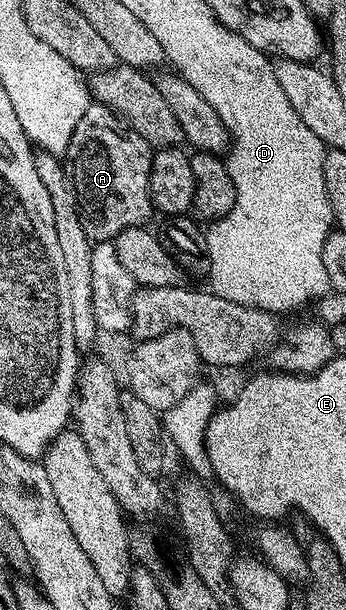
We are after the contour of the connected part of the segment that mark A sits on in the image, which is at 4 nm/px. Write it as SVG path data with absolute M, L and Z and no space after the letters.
M91 103L84 111L84 119L80 119L80 123L76 123L76 131L72 131L72 143L68 143L64 154L65 164L68 166L68 176L70 184L74 187L74 197L78 200L78 218L84 226L84 231L91 239L91 242L97 243L100 241L113 241L116 235L120 235L120 231L124 231L128 227L136 227L137 225L145 226L146 220L152 214L152 206L150 203L150 159L152 150L148 142L135 131L127 127L122 118L117 113L112 112L107 105Z

